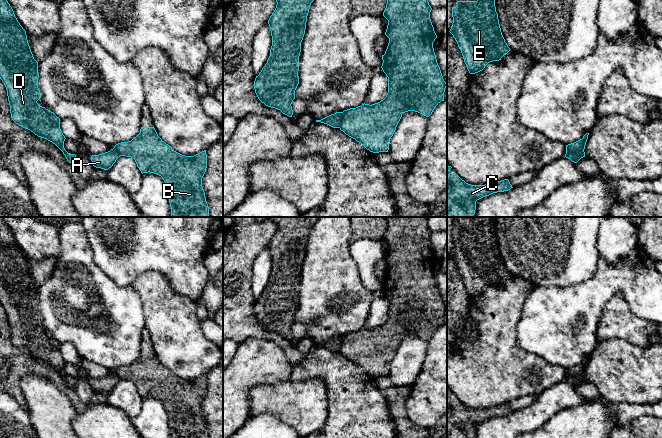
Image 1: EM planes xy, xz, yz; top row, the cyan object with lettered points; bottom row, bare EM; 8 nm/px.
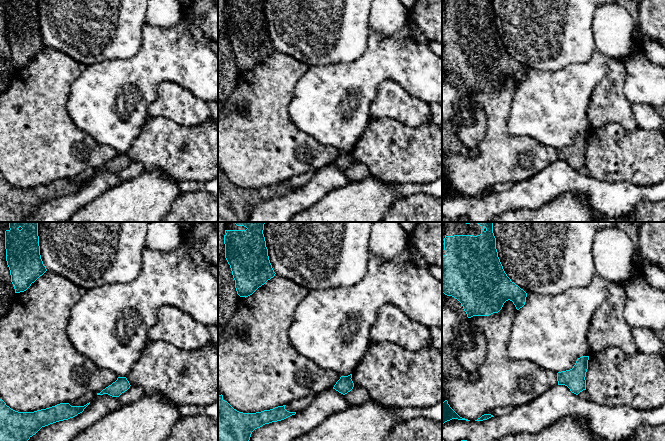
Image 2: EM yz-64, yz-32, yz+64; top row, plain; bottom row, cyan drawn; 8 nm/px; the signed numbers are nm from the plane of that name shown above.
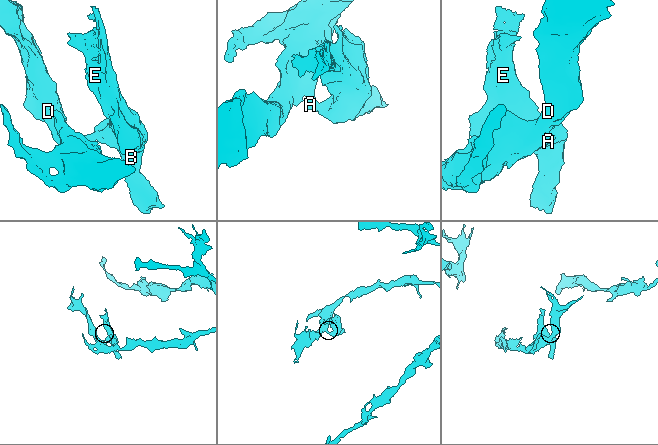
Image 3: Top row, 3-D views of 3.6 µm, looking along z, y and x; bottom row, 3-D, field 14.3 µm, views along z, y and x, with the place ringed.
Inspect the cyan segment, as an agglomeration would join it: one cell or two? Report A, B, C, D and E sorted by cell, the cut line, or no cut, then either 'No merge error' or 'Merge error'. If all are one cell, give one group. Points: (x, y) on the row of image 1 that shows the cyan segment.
Groups: A C D / B E. Split along yz (566, 152), (575, 152), (580, 158). Merge error

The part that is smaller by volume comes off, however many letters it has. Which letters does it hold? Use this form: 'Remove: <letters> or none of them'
Remove: B, E

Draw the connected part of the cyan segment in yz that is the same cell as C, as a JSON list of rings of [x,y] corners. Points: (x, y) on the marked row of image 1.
[[[455,172],[447,175],[447,217],[473,217],[476,201],[493,193],[510,190],[508,179],[485,185],[471,185]]]

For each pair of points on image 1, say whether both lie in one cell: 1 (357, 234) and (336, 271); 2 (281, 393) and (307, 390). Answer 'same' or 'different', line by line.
1: different
2: same

